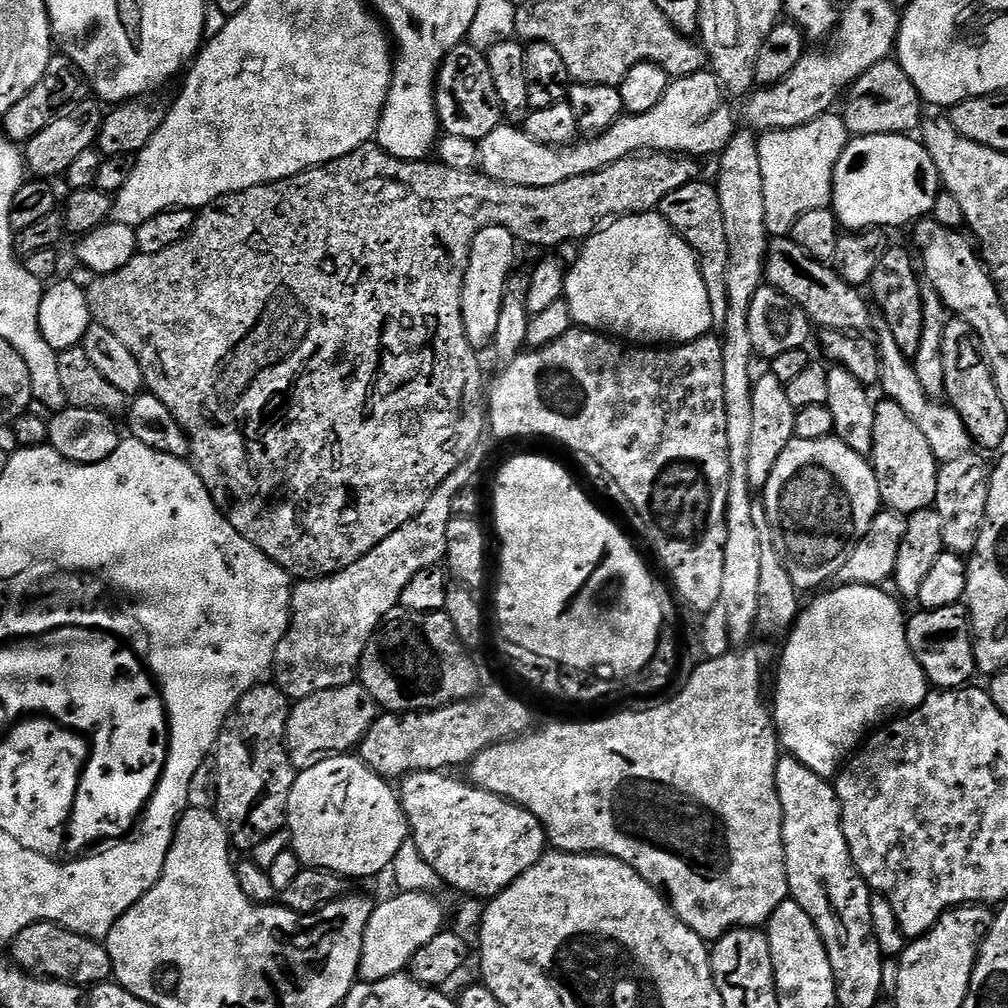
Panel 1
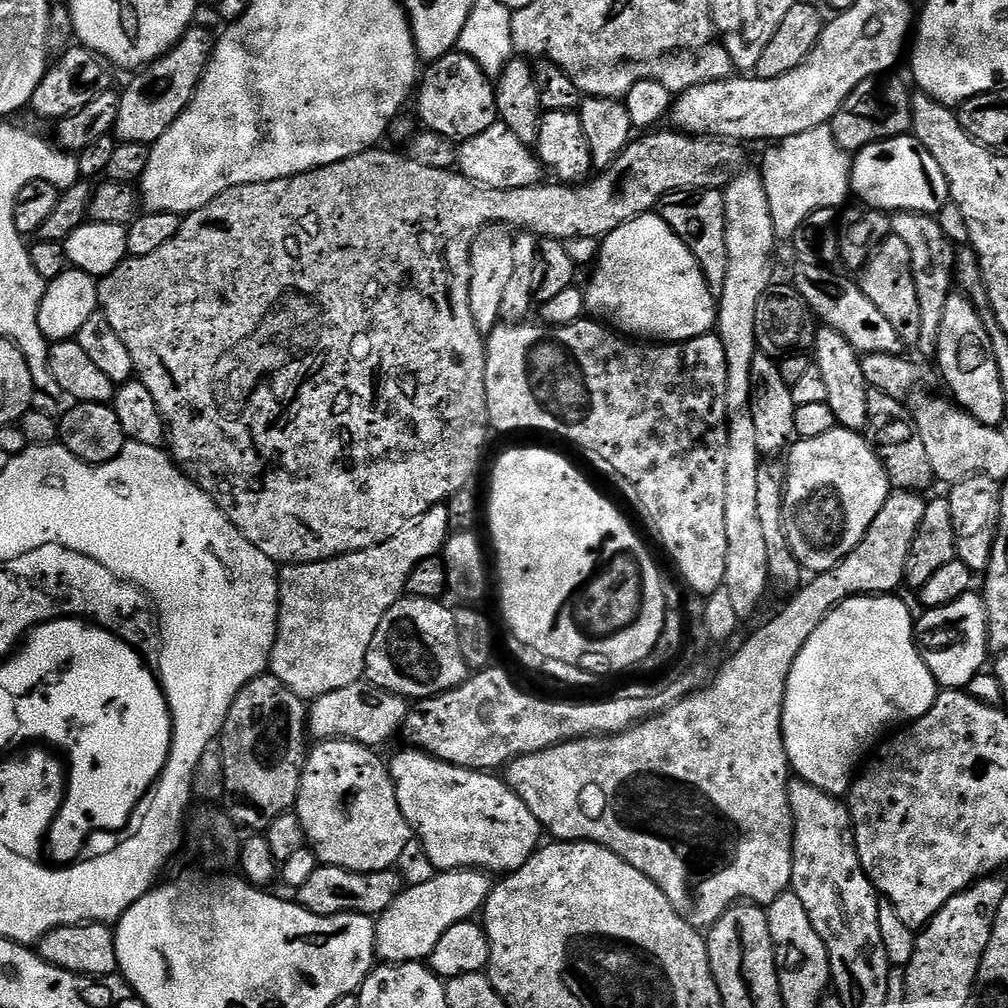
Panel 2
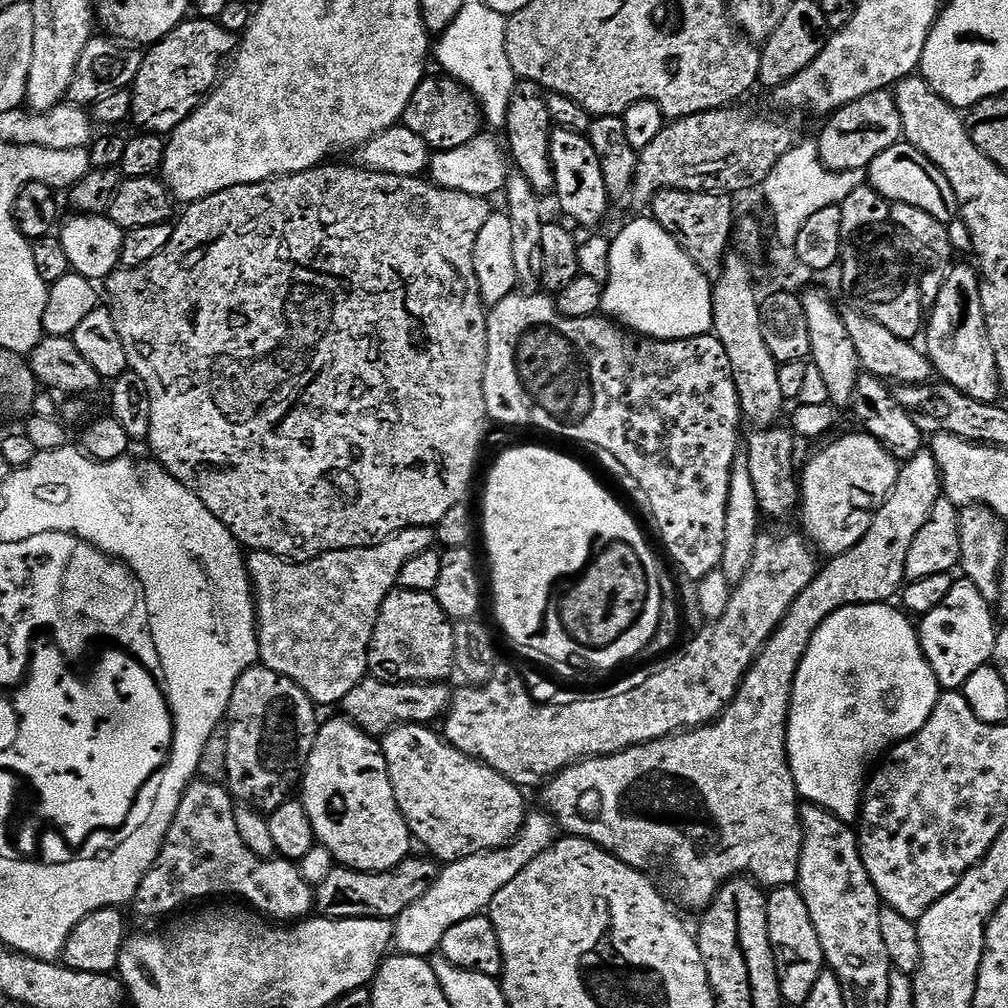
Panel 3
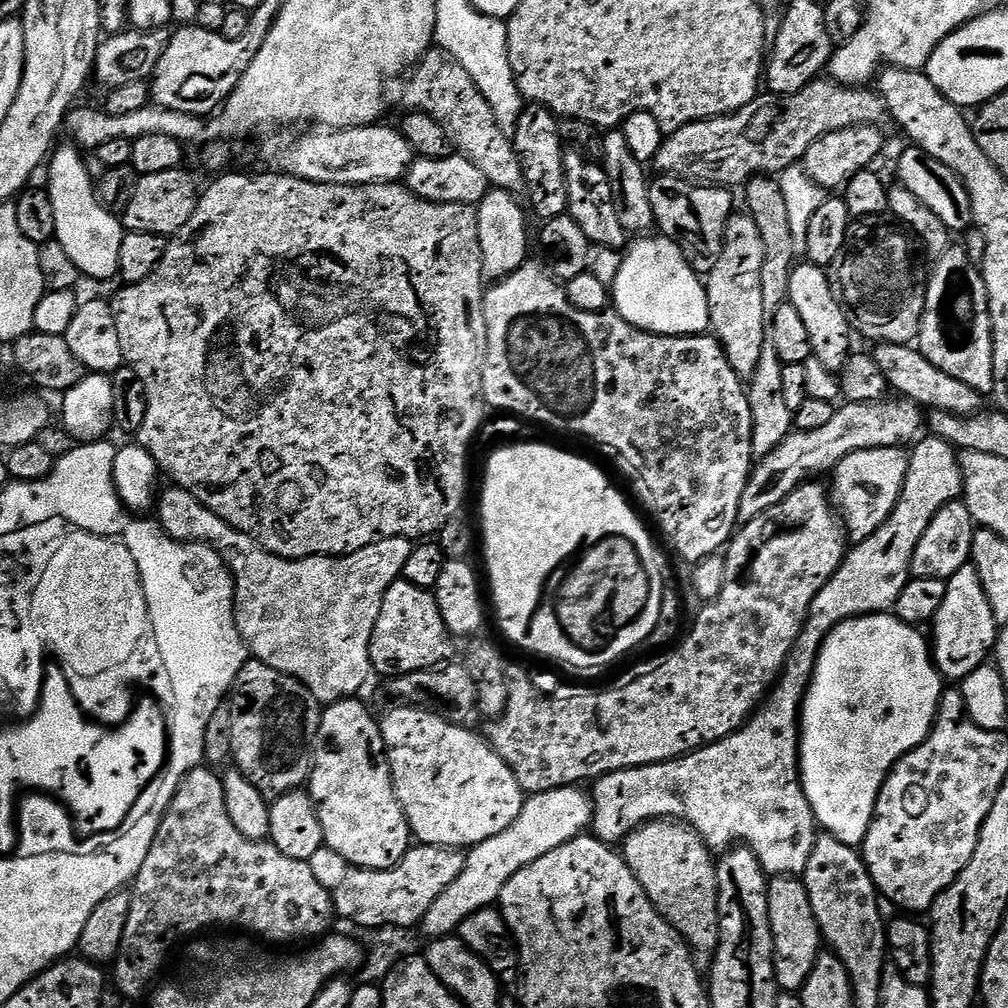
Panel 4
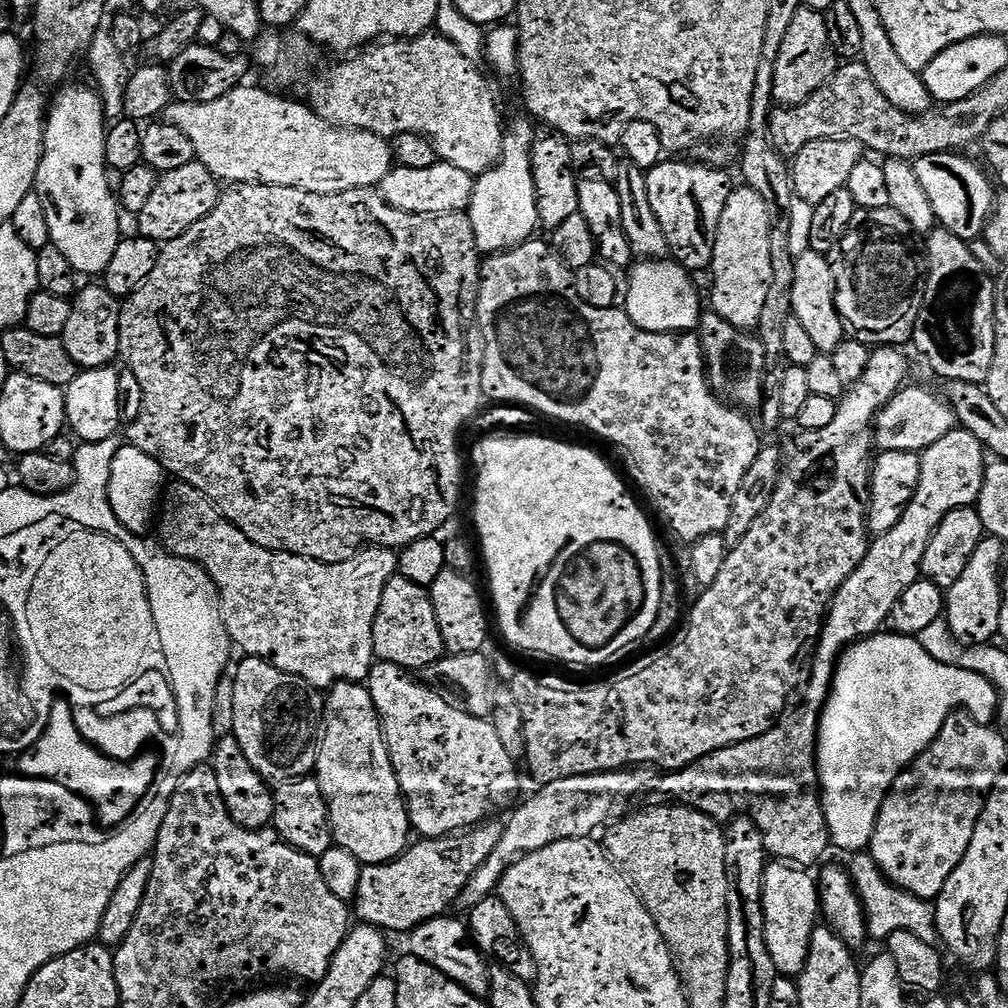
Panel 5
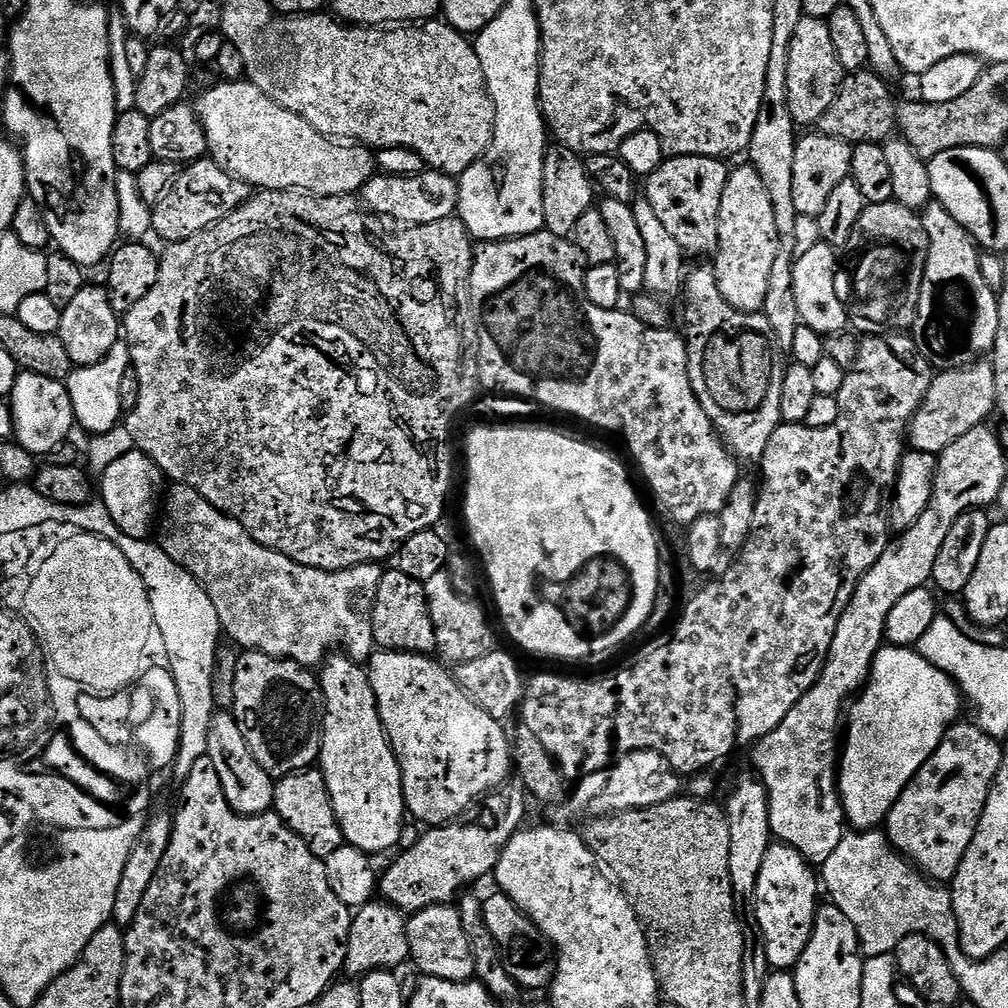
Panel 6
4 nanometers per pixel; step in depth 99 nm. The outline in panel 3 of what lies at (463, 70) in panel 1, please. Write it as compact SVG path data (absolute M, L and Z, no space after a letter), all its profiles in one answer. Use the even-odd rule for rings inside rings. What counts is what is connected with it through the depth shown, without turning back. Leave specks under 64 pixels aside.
M429 75L421 82L418 90L414 90L414 98L410 98L410 106L406 106L402 121L403 127L414 130L414 134L423 138L429 149L436 152L454 150L454 146L466 146L466 142L470 142L482 132L482 109L475 96L460 81L453 78L443 79L439 80L438 77Z

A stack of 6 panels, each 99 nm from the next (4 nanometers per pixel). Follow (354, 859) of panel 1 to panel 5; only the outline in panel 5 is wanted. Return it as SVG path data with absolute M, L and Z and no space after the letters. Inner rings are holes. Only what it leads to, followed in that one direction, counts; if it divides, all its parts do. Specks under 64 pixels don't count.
M341 680L339 684L333 684L327 689L314 775L326 798L333 841L350 854L354 854L354 858L358 858L361 865L385 864L398 858L404 853L404 849L409 847L408 810L404 797L400 794L396 771L390 762L390 754L384 741L383 723L374 706L374 698L363 683Z

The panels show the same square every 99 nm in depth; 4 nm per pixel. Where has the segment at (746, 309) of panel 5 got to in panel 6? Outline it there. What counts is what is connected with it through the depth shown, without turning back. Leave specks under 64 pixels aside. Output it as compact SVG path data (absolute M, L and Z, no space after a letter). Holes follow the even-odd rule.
M744 162L741 168L733 167L728 173L718 214L718 246L714 253L714 267L722 298L743 312L761 311L766 302L766 290L770 290L770 270L774 270L774 258L778 258L778 226L774 226L774 206L770 206L770 194L766 194L766 182L758 178L758 170L754 170L751 163Z

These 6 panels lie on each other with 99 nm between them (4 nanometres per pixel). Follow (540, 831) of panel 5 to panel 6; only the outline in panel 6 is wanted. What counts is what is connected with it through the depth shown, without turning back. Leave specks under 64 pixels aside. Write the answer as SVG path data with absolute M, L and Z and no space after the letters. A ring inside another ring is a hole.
M631 752L629 756L621 756L617 759L615 765L611 768L603 768L601 772L595 772L584 777L575 785L576 788L567 797L568 805L565 806L564 812L568 816L584 816L583 818L604 818L609 814L618 812L629 812L632 808L649 808L658 806L667 800L677 799L681 795L680 780L681 773L673 770L666 762L664 756L659 756L657 752Z

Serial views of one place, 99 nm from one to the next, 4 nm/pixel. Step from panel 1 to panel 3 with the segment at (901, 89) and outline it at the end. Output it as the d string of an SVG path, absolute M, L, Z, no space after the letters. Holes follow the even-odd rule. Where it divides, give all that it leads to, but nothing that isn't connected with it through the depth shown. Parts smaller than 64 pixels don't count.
M891 91L866 94L827 117L828 125L818 135L820 157L830 172L864 172L890 146L901 143L904 127L898 102Z

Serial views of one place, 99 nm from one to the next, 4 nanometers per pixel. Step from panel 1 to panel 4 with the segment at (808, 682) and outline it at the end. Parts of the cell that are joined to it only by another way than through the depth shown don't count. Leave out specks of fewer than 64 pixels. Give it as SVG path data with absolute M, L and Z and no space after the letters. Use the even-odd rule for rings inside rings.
M878 612L874 616L853 616L851 620L843 620L841 624L834 626L830 630L830 634L826 639L824 639L824 645L820 647L820 653L816 659L816 669L812 675L812 681L808 683L808 693L806 693L804 696L804 707L800 709L800 784L804 788L806 798L814 810L817 825L819 825L819 827L823 829L827 835L838 838L838 842L842 842L846 846L850 846L854 849L859 849L864 843L864 839L868 833L868 827L874 818L874 810L876 809L876 803L878 802L878 794L882 790L882 786L886 782L886 778L890 774L890 770L906 755L906 753L917 748L919 744L921 744L921 742L923 742L923 740L925 740L930 734L932 724L936 721L936 711L940 708L940 697L943 696L946 691L945 681L942 679L940 673L937 672L936 665L932 659L929 641L926 639L925 633L923 636L923 634L920 632L923 631L921 631L919 627L902 622L897 616L894 614L889 614L888 612Z

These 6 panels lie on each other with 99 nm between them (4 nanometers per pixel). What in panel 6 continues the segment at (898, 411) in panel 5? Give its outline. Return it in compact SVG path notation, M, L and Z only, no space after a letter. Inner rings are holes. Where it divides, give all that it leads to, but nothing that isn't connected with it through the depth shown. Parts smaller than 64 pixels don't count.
M981 358L974 364L967 364L964 368L950 368L933 375L932 385L924 400L920 403L920 409L912 415L912 423L908 425L907 443L917 452L930 452L939 454L950 446L950 442L958 442L962 434L981 427L984 420L991 412L997 411L996 406L996 371L991 359Z

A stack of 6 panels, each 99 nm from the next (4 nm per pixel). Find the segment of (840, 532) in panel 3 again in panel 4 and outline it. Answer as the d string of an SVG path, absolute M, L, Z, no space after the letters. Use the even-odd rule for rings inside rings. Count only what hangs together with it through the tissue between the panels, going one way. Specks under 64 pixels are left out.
M903 447L858 450L838 462L830 479L830 500L842 521L847 539L859 542L870 538L886 522L902 494L908 473L909 453Z

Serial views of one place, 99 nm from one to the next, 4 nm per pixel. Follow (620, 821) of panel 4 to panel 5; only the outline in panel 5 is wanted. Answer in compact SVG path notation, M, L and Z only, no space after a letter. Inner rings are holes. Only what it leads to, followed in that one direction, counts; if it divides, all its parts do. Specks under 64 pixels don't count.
M959 426L919 453L918 490L910 506L894 530L869 543L866 558L862 558L854 574L834 594L806 675L779 721L766 734L750 738L750 742L723 748L678 772L661 775L658 788L660 784L664 798L697 808L721 822L731 822L747 813L758 830L762 830L764 850L769 857L805 870L811 869L811 864L821 863L819 860L824 851L829 851L830 841L824 805L818 795L816 737L820 735L820 713L832 688L836 663L849 646L881 631L906 586L921 579L922 554L926 554L926 546L930 546L930 538L934 538L942 518L950 510L970 508L979 501L986 467L984 456L984 444Z

